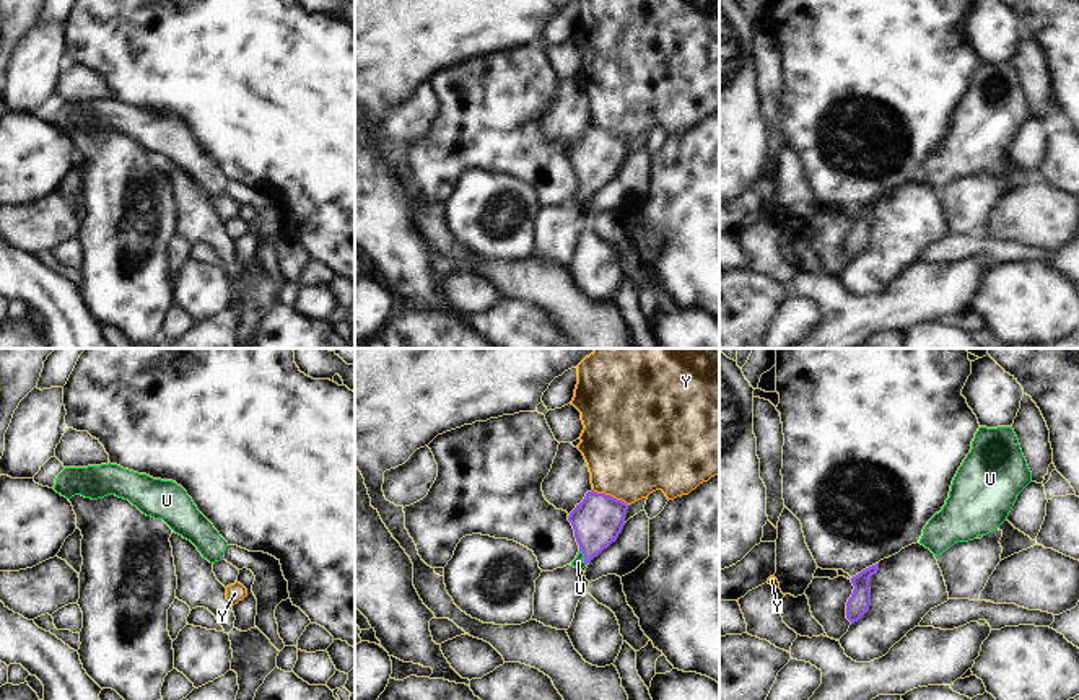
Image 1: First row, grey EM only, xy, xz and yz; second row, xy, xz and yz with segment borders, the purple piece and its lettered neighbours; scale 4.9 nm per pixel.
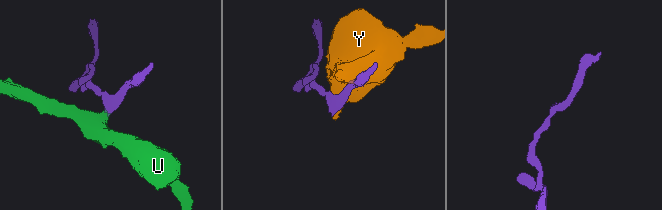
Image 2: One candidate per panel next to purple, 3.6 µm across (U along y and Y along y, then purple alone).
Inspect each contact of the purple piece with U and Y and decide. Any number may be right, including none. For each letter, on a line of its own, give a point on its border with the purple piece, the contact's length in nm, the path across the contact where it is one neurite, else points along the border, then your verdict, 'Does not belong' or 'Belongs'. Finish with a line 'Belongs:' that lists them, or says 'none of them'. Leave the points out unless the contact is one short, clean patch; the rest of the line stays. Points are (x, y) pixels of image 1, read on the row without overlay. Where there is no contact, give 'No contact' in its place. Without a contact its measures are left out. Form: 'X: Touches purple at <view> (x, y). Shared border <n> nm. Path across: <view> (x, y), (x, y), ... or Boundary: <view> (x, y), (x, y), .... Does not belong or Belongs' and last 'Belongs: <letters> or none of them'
U: Touches purple at xz (585, 192). Shared border 80 nm. Path across: xz (598, 155), (585, 192), (578, 197). Belongs
Y: Touches purple at xz (609, 131). Shared border 200 nm. Does not belong
Belongs: U

